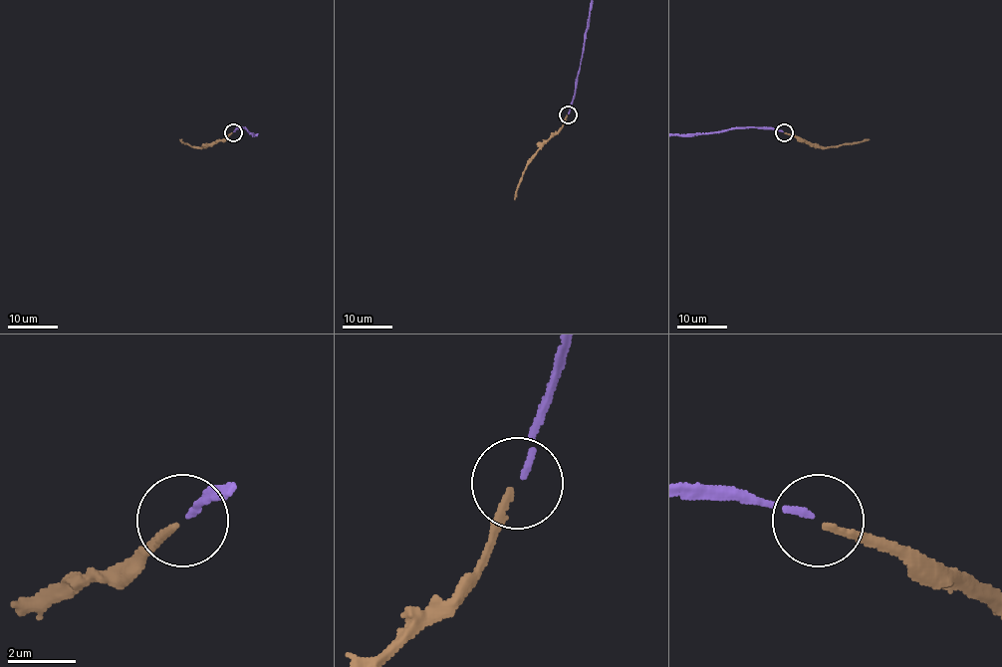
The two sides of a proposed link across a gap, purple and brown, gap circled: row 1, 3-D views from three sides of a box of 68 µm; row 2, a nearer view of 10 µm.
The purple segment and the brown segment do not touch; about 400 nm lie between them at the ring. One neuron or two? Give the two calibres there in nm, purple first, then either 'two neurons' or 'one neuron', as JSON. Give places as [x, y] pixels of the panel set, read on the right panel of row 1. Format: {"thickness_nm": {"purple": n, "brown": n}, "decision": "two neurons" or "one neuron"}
{"thickness_nm": {"purple": 180, "brown": 200}, "decision": "one neuron"}

